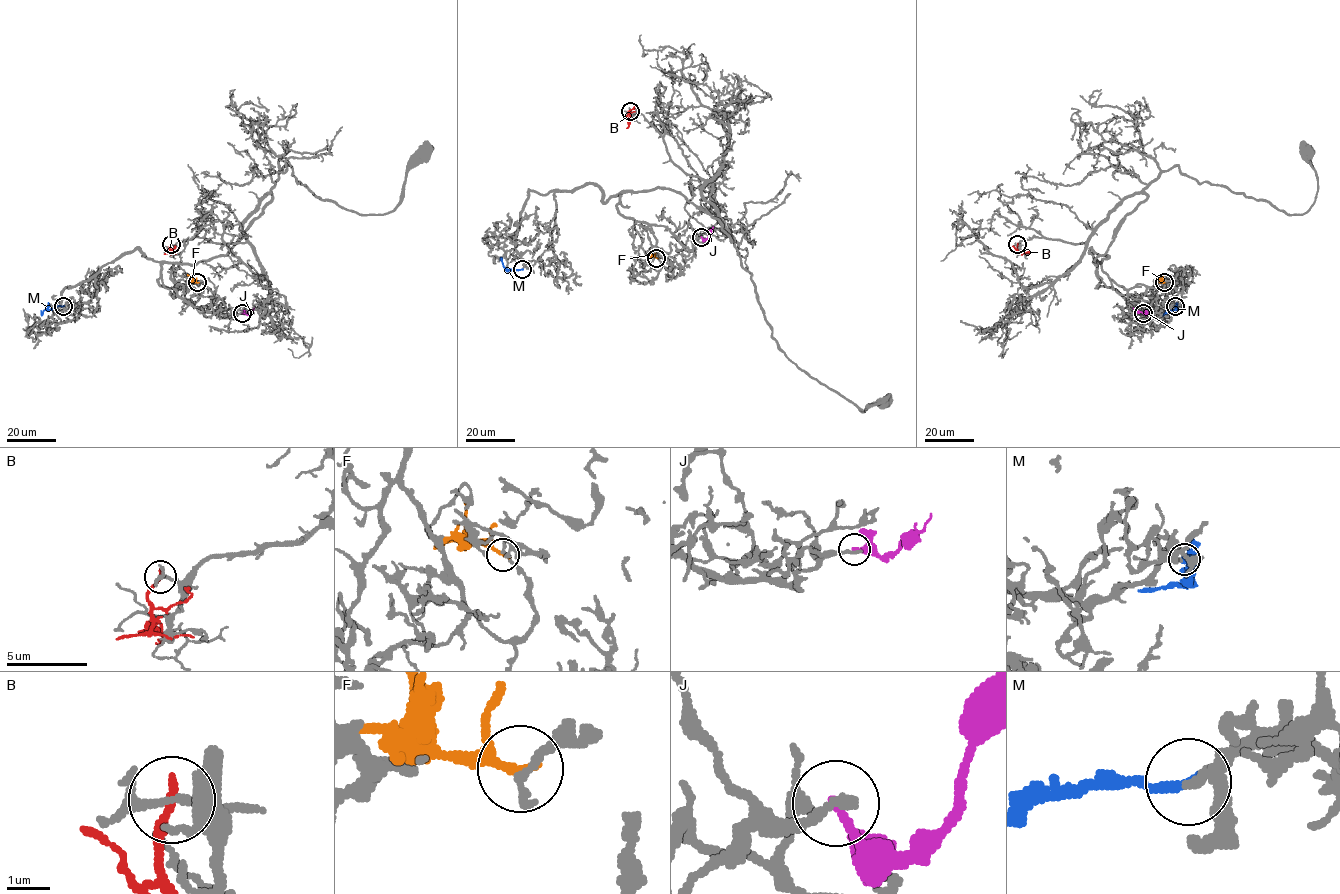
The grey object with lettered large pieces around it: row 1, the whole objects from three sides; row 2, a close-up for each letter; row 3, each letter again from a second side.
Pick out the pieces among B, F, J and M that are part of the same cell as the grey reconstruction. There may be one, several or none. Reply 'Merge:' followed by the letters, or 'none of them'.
Merge: M

